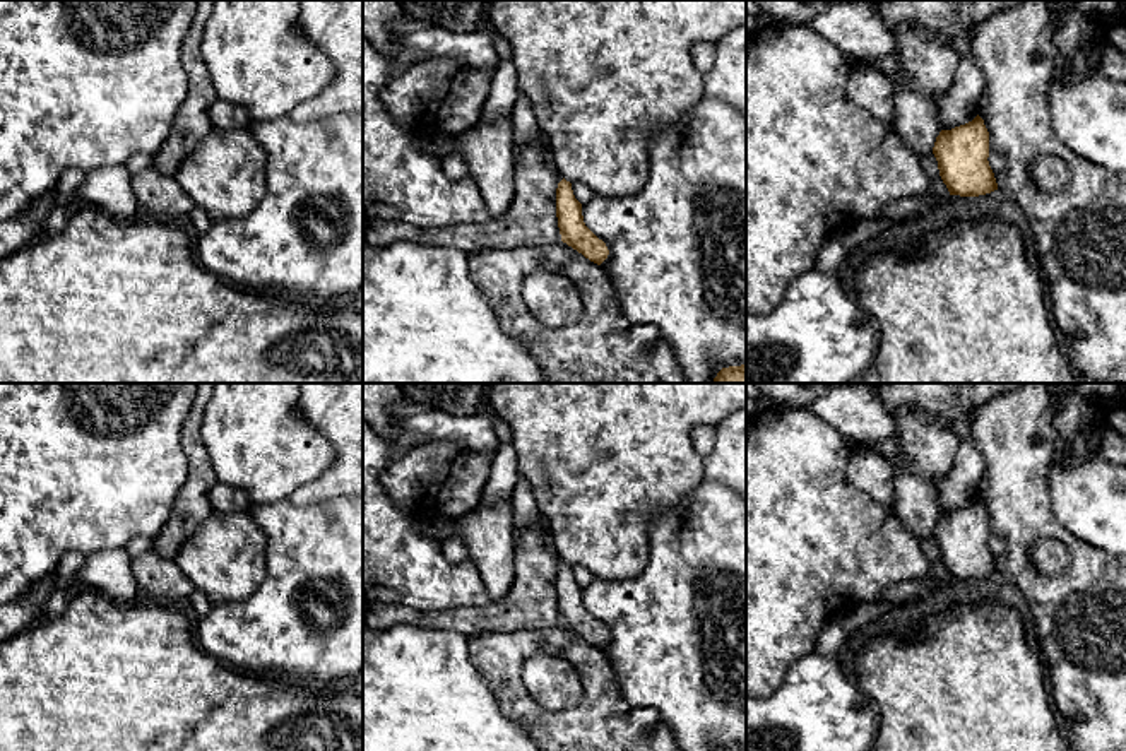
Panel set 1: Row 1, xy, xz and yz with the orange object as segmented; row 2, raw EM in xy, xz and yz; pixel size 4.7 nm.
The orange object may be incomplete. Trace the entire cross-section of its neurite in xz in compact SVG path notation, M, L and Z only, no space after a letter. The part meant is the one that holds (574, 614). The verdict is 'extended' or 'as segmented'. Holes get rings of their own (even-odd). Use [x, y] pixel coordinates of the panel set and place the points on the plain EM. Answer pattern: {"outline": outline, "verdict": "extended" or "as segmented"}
{"outline": "M565 561L556 571L556 600L563 626L597 648L607 642L606 626L585 609L582 587L575 582L572 566Z", "verdict": "as segmented"}

